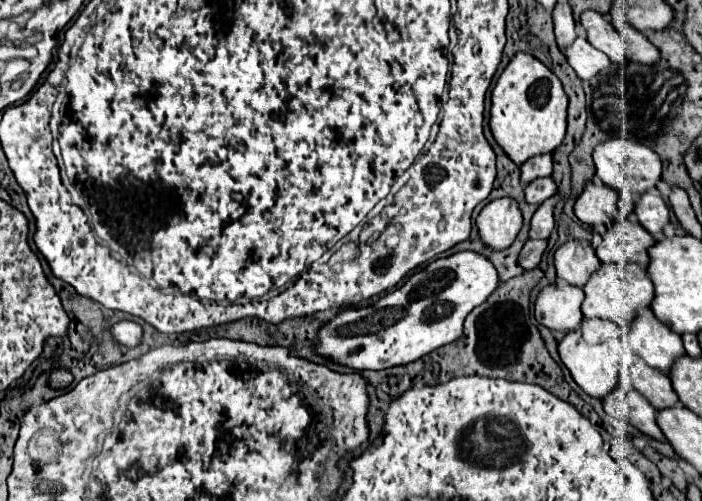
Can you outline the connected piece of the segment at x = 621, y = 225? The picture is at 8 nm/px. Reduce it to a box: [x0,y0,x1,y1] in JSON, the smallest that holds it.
[597,216,655,268]

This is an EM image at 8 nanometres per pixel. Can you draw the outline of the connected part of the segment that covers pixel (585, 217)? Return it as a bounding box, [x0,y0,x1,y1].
[575,180,617,226]

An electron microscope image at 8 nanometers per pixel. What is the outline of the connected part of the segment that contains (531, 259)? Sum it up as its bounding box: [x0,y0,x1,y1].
[519,240,547,270]

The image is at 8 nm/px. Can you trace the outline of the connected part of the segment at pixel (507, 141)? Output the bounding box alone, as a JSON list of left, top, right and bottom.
[489,52,569,164]

